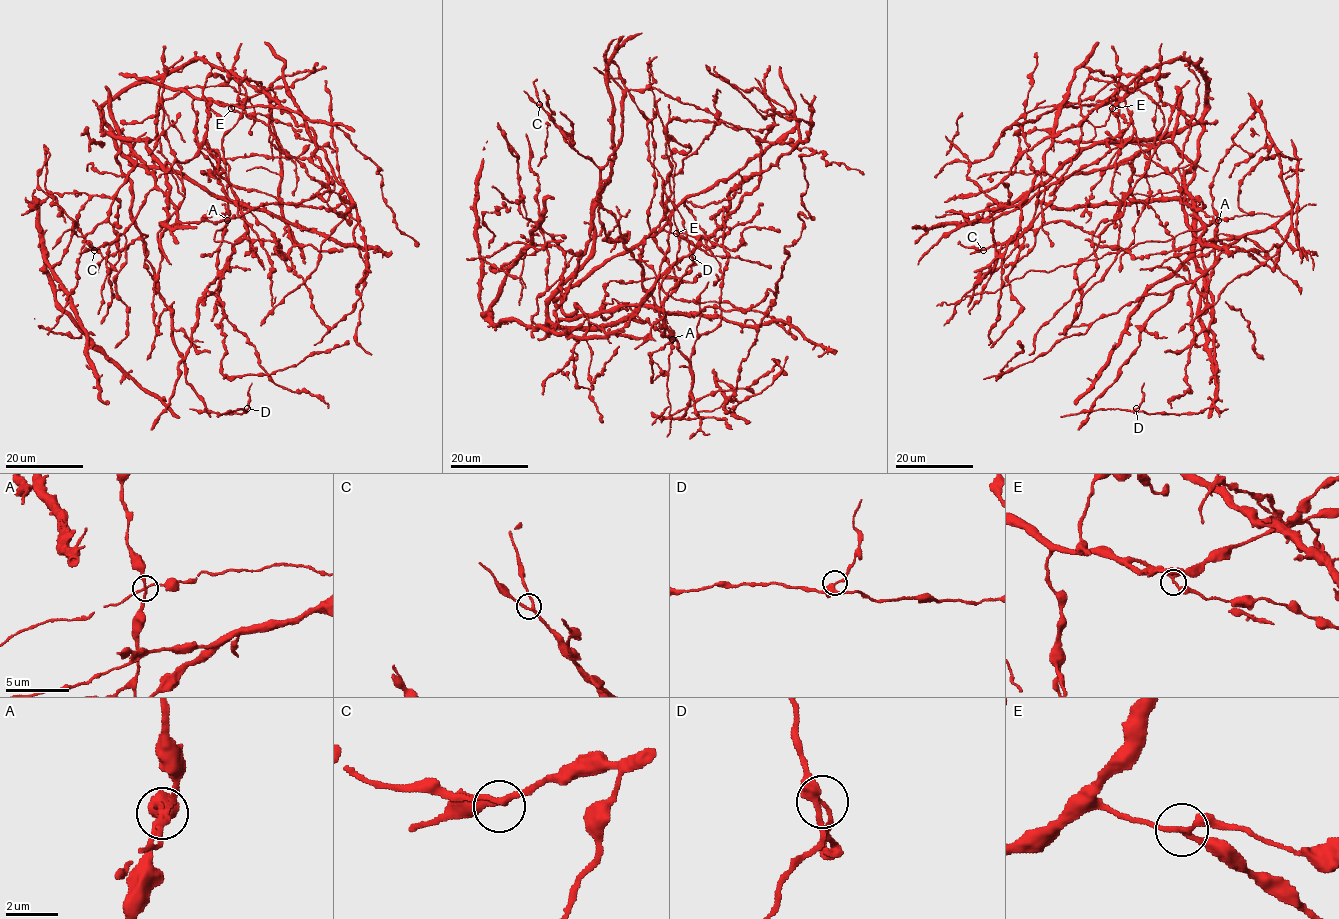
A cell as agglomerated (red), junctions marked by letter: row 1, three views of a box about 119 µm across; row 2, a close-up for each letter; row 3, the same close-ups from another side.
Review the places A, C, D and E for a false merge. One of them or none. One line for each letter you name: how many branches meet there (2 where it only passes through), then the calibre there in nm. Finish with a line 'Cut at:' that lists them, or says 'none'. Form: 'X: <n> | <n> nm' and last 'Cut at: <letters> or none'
A: 4 | 200 nm
Cut at: A

